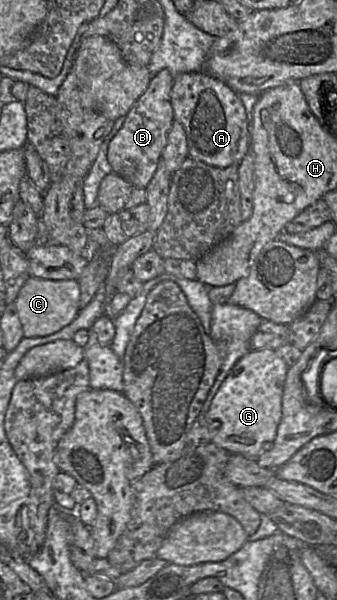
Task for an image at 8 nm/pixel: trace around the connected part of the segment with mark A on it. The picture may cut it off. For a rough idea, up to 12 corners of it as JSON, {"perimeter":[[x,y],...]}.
{"perimeter":[[205,72],[179,74],[174,120],[189,157],[239,164],[250,132],[238,94]]}

